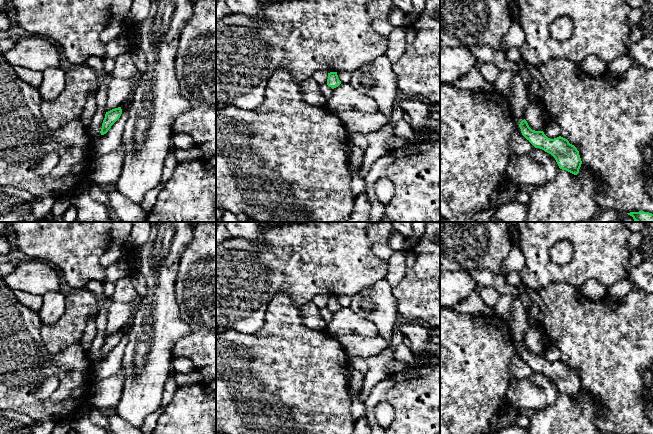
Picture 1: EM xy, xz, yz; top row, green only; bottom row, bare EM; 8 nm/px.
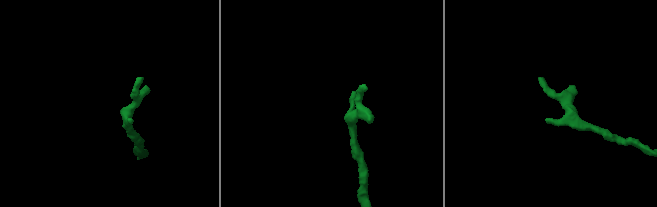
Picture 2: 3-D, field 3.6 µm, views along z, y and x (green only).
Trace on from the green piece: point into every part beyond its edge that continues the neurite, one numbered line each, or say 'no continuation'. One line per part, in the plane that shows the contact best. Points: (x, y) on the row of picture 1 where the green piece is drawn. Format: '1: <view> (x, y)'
no continuation

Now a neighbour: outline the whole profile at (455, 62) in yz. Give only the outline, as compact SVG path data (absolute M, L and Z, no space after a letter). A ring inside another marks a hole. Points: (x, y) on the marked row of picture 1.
M440 46L440 83L453 84L478 66L477 58L462 46Z

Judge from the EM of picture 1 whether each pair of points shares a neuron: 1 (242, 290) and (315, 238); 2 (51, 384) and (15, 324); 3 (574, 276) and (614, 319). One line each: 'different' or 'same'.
1: same
2: different
3: different

